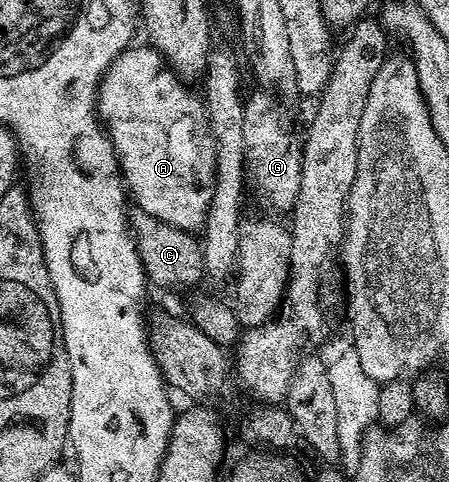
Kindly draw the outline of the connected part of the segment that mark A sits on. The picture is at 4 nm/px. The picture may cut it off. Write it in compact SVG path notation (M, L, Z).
M133 45L103 75L99 83L97 114L115 147L119 169L134 206L149 213L149 217L157 217L157 221L165 221L182 231L199 233L211 214L215 192L215 138L211 135L206 102L200 96L198 99L191 95L187 87L190 86L154 47Z

